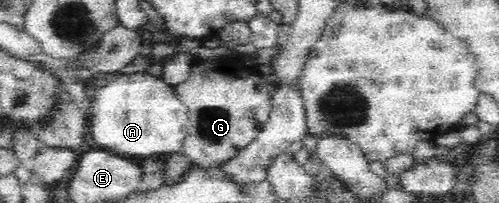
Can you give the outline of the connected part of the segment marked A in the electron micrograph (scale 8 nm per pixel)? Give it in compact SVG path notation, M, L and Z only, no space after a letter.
M148 72L118 73L109 76L109 84L105 84L103 88L97 88L93 97L93 108L88 108L88 111L91 113L91 118L89 118L91 138L99 146L107 148L107 151L118 156L151 158L151 156L161 156L163 154L166 157L173 152L182 150L183 140L187 136L187 106L177 98L172 85Z

